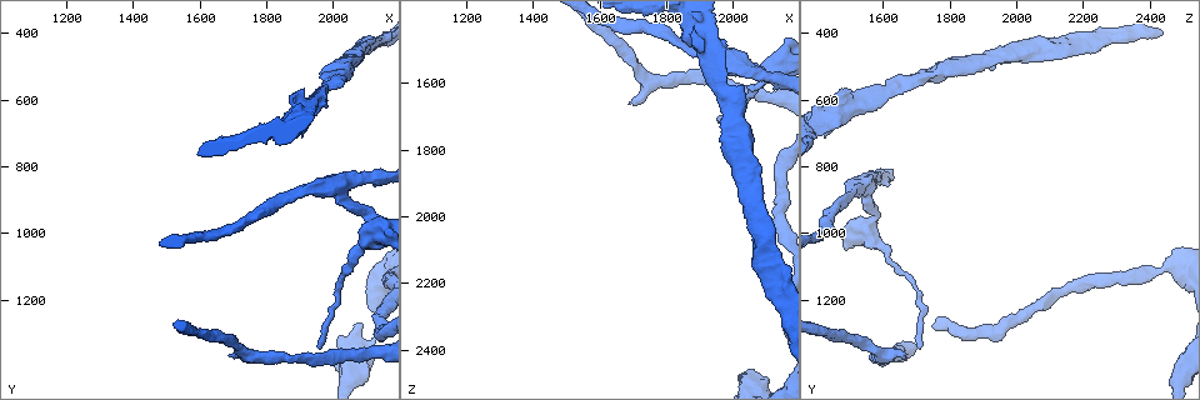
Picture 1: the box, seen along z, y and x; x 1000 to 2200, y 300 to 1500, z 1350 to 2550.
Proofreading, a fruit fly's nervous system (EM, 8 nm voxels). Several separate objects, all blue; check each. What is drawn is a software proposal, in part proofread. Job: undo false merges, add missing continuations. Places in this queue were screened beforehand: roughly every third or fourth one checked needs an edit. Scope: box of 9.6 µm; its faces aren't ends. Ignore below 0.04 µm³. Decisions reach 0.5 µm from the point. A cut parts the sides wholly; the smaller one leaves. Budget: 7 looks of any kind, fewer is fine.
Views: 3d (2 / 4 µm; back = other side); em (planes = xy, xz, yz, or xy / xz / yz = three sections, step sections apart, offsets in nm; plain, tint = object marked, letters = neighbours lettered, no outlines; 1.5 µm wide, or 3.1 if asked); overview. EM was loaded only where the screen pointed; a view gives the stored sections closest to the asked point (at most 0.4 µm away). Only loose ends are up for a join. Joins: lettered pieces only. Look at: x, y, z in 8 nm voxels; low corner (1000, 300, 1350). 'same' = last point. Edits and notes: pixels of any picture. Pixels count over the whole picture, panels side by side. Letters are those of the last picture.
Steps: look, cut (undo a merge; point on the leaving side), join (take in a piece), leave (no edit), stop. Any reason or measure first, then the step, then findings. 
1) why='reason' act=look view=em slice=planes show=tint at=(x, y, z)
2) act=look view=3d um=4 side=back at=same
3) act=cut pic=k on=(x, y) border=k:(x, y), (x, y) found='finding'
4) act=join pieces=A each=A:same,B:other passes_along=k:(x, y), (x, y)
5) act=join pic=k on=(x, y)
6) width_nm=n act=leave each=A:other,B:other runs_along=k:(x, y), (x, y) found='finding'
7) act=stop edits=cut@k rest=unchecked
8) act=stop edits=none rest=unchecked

why='tapers out' act=look view=3d um=4 at=(1950, 1330, 1710)

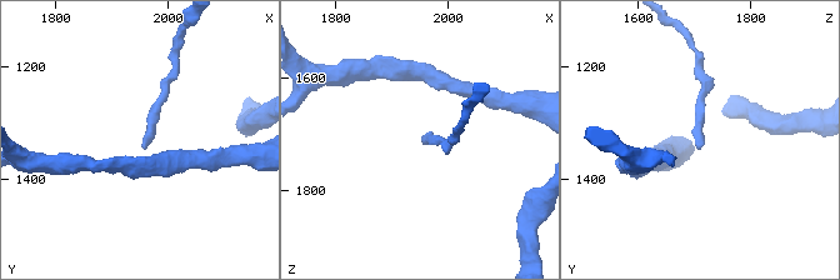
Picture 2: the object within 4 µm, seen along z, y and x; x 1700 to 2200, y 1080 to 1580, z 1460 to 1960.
why='need the tissue' act=look view=em slice=xz step=4 show=letters at=(1960, 1340, 1705)

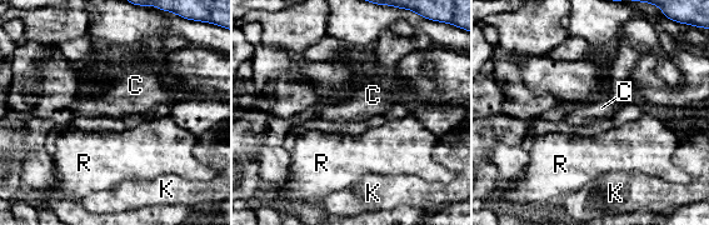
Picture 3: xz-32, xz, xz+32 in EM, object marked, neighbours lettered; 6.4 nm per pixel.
why='cut it another way' act=look view=em slice=planes show=letters at=same

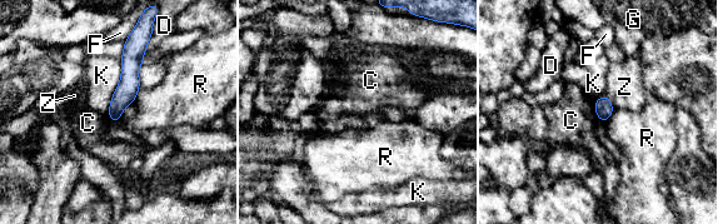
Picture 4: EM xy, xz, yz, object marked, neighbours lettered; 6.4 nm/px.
act=leave each=C:other,D:other,F:other,G:other,K:other,R:other,Z:other runs_along=4:(131, 40), (129, 85), (114, 118) found='none of them fits'

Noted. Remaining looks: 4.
why='an open end' act=look view=em slice=planes show=letters at=(1700, 1360, 1650)

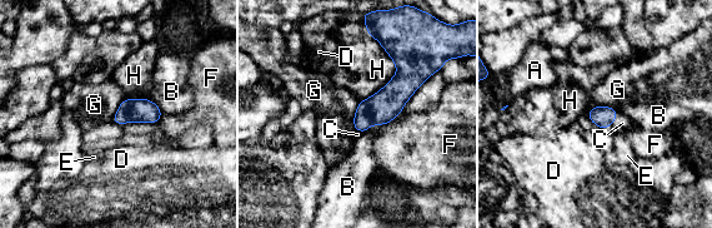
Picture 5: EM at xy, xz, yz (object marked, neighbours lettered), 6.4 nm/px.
act=join pieces=C each=A:other,B:other,C:same,D:other,E:other,F:other,G:other,H:other passes_along=5:(602, 117), (613, 122), (622, 123) found='the cell continues'

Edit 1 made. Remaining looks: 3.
act=stop edits=join@5 rest=unchecked

